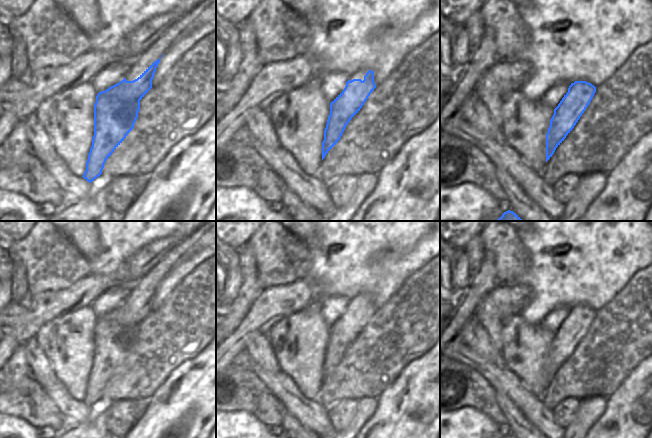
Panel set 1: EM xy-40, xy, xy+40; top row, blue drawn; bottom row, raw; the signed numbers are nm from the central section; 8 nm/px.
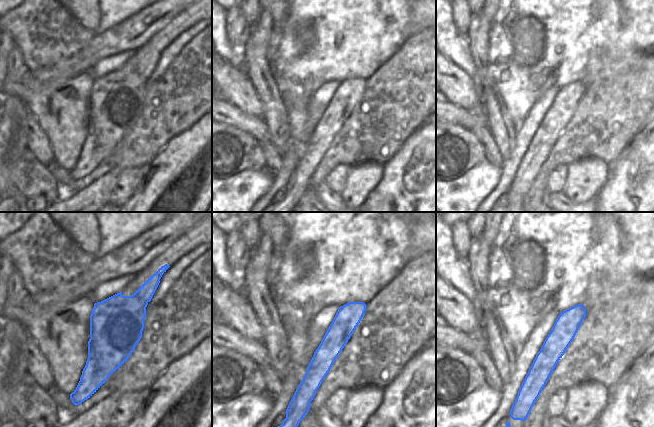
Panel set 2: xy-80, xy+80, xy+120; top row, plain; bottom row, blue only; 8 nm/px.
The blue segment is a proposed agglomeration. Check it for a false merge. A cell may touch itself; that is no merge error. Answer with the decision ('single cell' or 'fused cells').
fused cells

